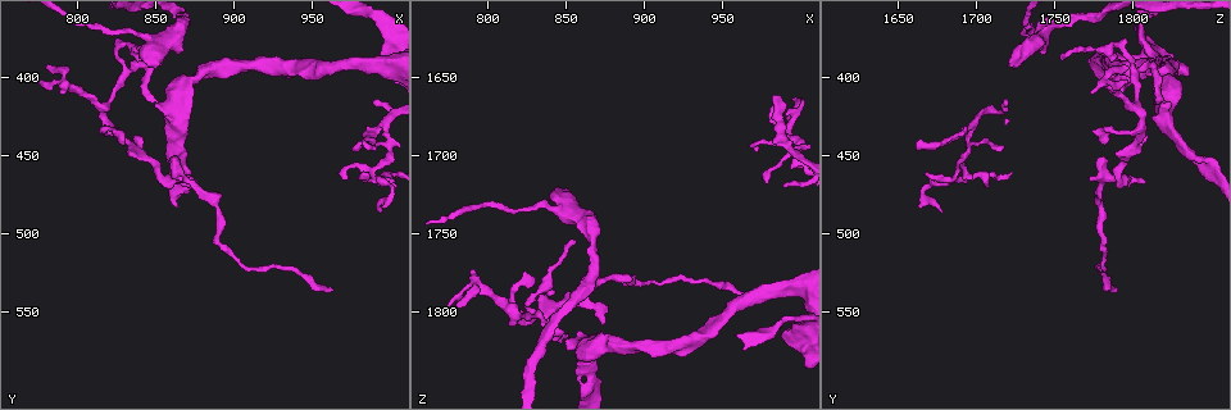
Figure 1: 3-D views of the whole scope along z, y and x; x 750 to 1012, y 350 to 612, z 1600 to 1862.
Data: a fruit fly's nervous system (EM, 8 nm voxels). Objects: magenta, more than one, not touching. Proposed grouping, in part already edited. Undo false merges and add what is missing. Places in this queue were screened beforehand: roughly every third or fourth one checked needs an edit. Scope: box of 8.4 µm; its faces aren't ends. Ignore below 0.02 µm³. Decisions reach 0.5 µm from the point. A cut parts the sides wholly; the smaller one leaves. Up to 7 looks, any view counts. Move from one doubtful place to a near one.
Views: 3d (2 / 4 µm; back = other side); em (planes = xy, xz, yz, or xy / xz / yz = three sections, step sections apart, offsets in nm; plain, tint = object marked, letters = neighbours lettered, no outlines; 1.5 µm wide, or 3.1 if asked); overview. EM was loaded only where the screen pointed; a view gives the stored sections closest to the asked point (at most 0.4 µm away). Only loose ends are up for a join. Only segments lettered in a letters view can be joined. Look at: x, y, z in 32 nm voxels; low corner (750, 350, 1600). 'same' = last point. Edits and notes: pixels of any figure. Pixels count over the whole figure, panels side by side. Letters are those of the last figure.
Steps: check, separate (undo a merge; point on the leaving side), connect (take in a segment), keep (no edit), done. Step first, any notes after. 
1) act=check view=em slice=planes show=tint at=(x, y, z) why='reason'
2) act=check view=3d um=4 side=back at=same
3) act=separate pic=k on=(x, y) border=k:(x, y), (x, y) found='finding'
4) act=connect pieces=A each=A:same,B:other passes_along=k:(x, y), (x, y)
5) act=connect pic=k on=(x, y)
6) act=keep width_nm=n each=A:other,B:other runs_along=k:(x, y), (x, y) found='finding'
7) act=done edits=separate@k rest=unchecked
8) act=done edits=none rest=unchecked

act=check view=3d um=2 at=(872, 466, 1808) why='free end'

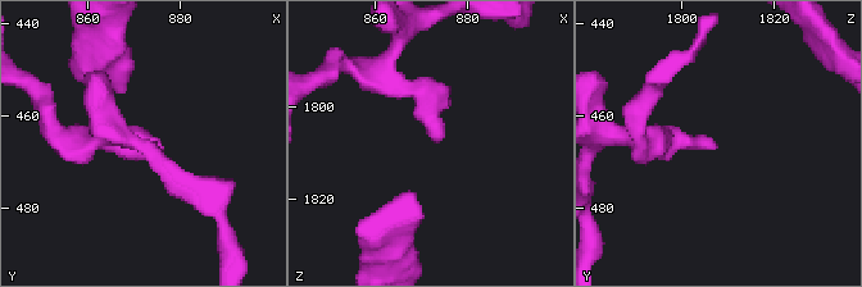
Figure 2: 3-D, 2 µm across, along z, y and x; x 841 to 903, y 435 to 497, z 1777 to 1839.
act=check view=em slice=xz step=8 show=tint at=(872, 466, 1807)

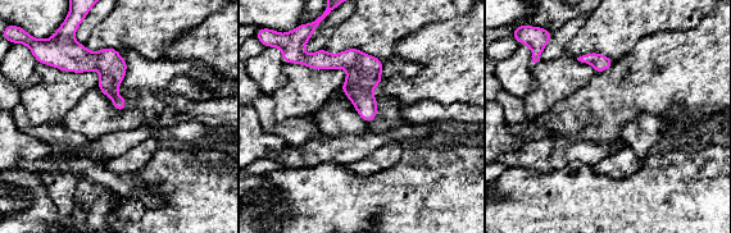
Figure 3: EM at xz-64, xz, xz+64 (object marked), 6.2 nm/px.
act=check view=em slice=planes show=letters at=same

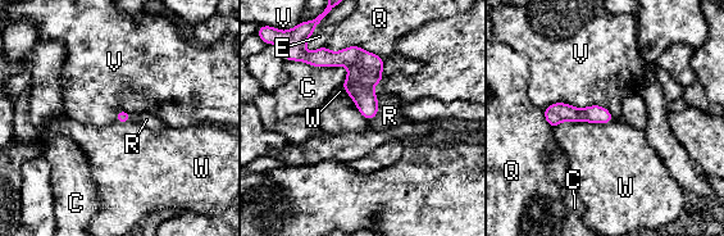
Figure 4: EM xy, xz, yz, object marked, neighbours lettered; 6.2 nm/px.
act=connect pieces=R each=C:other,E:other,Q:other,R:same,V:other,W:other passes_along=4:(364, 68), (377, 99), (390, 116) found='it goes on there'

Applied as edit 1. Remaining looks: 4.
act=check view=3d um=4 at=(846, 394, 1722) why='free end'

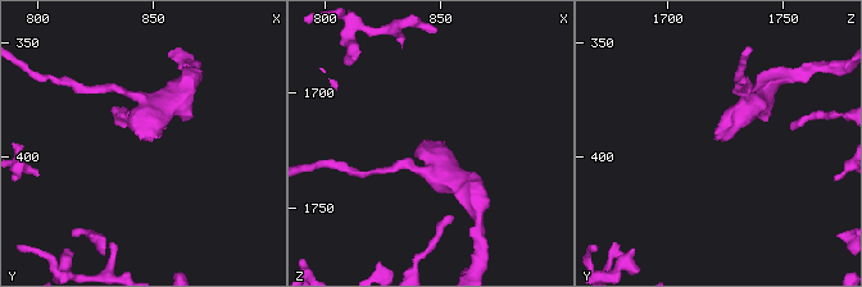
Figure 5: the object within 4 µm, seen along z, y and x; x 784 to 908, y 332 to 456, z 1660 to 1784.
act=check view=em um=3.1 slice=xy step=16 show=letters at=(844, 393, 1720) why='now the EM'

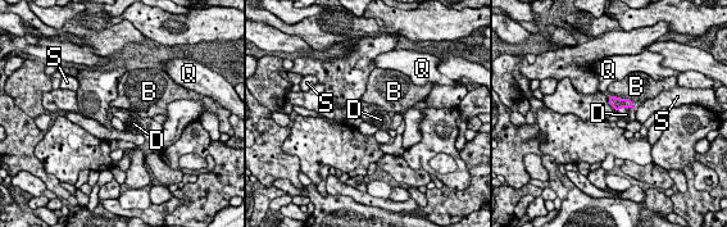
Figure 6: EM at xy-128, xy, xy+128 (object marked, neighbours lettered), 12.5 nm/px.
act=check view=em um=3.1 slice=planes show=letters at=same why='another direction'

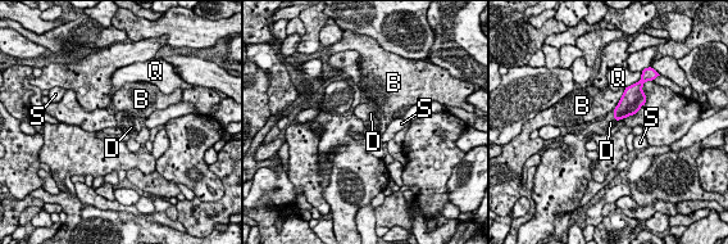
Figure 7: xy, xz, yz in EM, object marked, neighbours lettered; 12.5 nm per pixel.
act=connect pieces=D each=B:other,D:same,Q:other,S:other passes_along=7:(629, 103), (614, 116), (603, 125) found='the cell continues'

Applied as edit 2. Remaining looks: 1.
act=done edits=connect@4,connect@7 rest=unchecked

